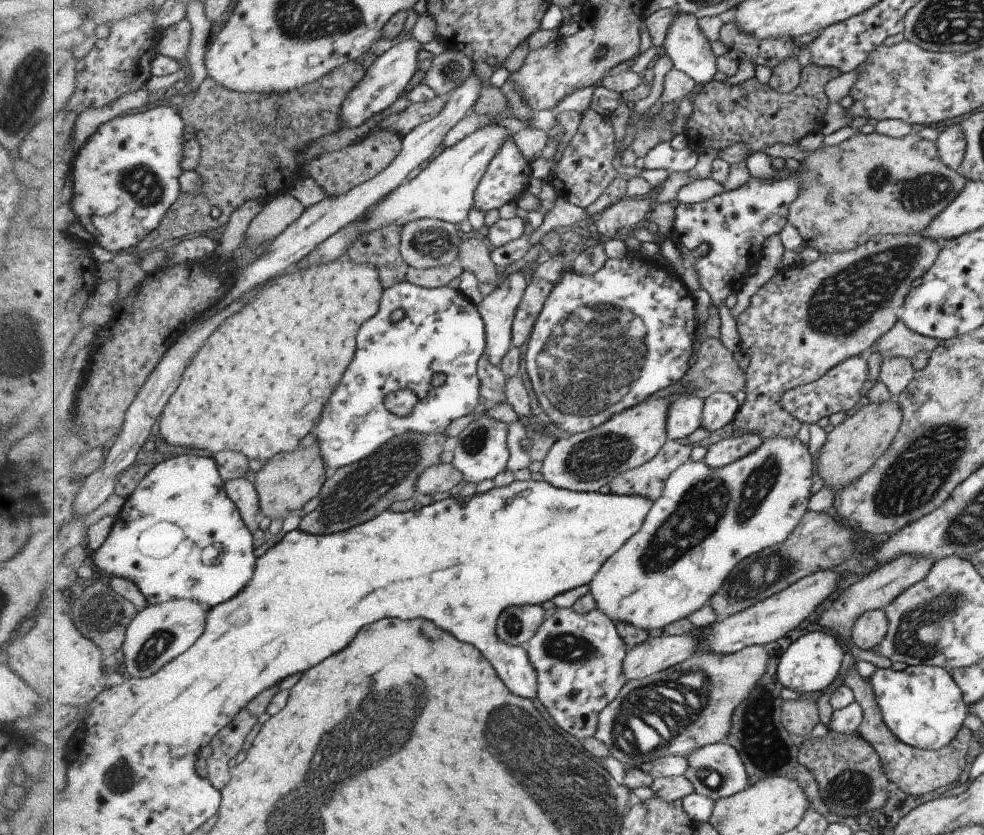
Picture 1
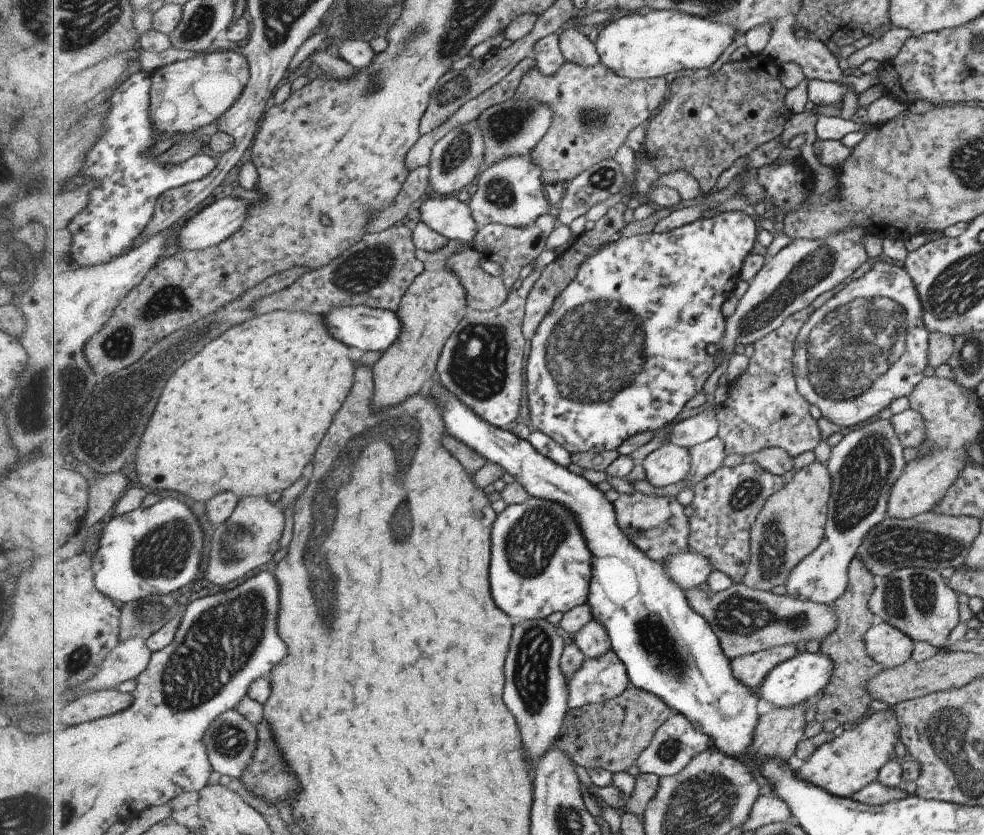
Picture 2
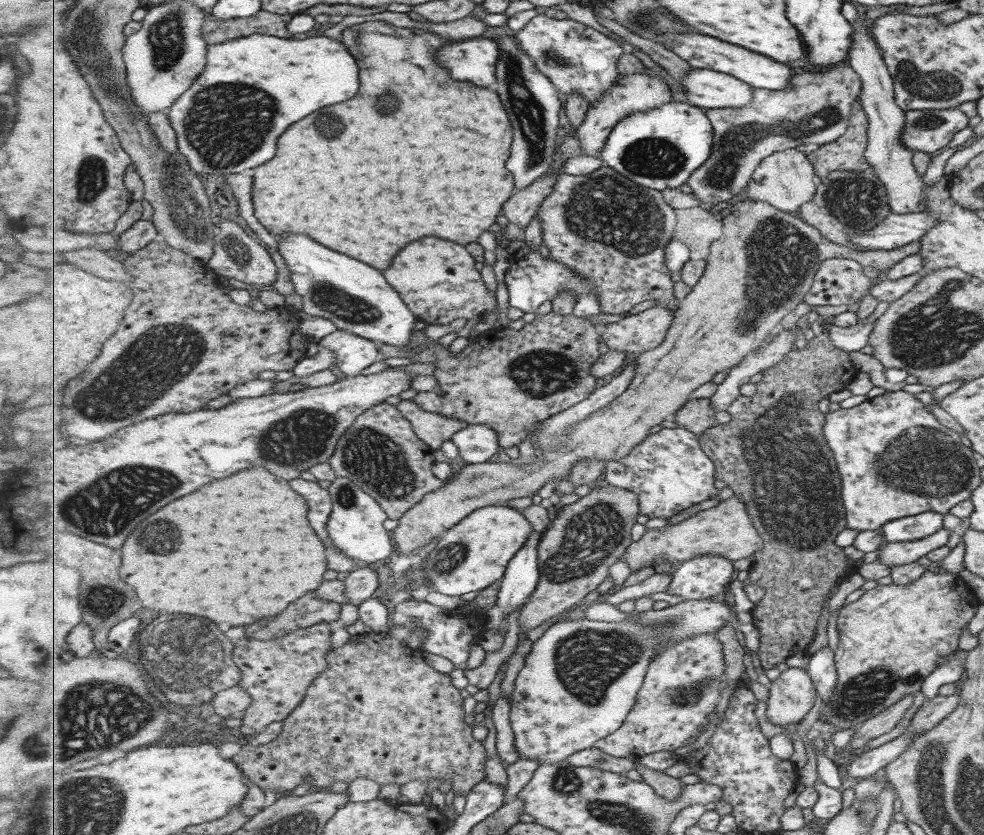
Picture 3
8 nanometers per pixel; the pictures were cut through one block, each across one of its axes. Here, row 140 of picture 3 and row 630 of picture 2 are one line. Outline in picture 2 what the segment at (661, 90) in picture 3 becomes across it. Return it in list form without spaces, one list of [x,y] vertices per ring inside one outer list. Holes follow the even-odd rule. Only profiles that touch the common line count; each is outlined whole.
[[[595,618],[579,630],[574,643],[585,656],[585,660],[605,656],[611,649],[610,633],[605,624]]]

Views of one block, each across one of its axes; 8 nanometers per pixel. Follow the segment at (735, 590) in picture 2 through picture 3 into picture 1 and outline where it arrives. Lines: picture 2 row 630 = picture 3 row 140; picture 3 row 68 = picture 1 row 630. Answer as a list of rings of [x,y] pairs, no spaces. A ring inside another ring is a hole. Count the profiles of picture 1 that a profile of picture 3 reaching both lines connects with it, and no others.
[[[902,556],[893,559],[891,562],[878,567],[867,575],[859,577],[859,580],[853,582],[853,584],[847,585],[847,588],[843,589],[841,594],[825,610],[819,612],[814,623],[818,624],[821,629],[835,633],[835,636],[843,639],[844,643],[850,648],[850,654],[856,661],[863,660],[870,662],[875,664],[877,669],[890,669],[892,663],[890,660],[883,658],[881,654],[873,650],[858,649],[852,643],[851,629],[853,623],[865,611],[883,611],[892,600],[895,600],[895,597],[901,591],[907,590],[912,584],[919,582],[929,572],[932,564],[933,561],[931,559],[918,559],[912,556]]]

